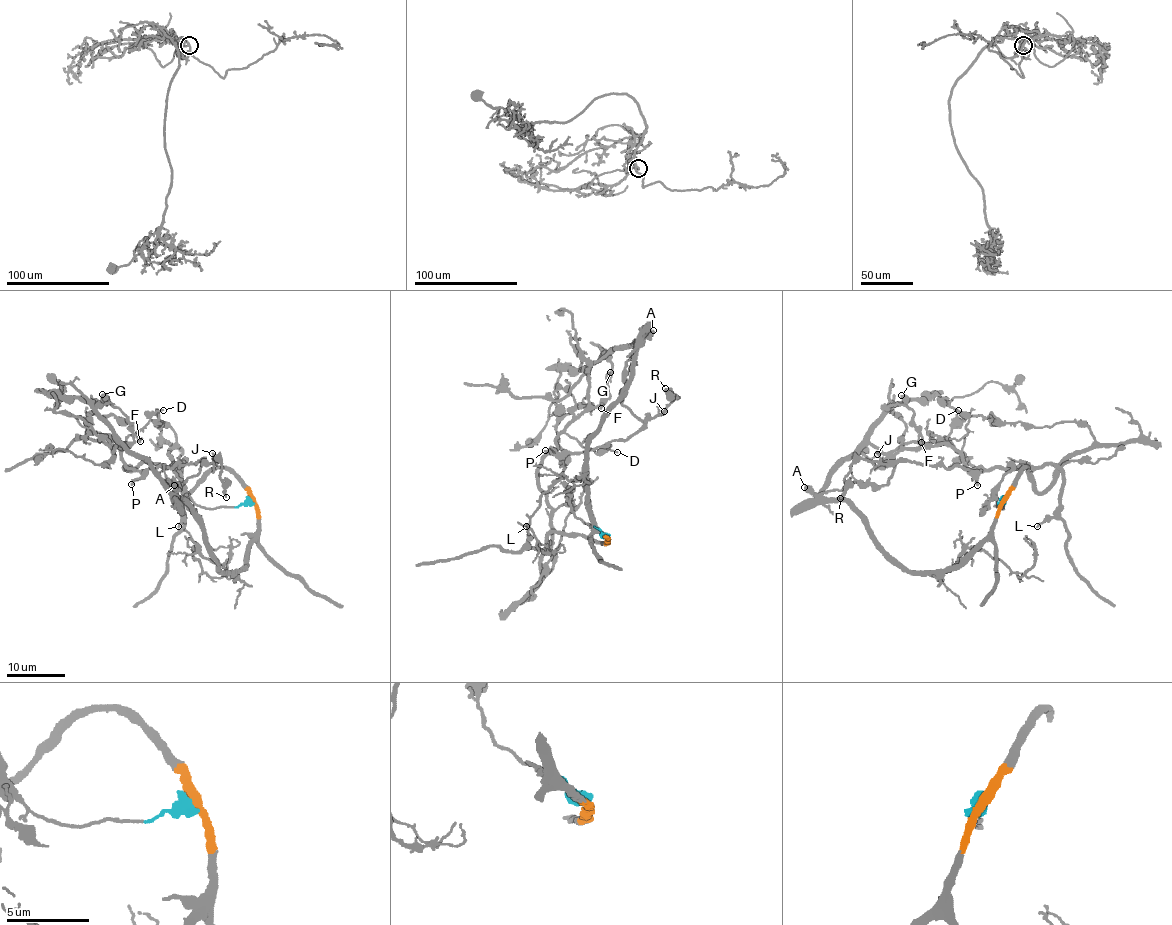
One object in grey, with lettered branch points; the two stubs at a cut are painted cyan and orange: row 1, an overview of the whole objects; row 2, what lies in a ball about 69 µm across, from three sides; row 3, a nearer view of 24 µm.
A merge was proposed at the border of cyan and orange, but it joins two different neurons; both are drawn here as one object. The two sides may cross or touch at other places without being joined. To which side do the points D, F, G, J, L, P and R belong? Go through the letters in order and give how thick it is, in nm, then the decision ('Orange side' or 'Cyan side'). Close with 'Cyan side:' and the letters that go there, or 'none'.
D: Thickness 100 nm. Cyan side
F: Thickness 130 nm. Cyan side
G: Thickness 550 nm. Cyan side
J: Thickness 120 nm. Cyan side
L: Thickness 120 nm. Cyan side
P: Thickness 180 nm. Cyan side
R: Thickness 200 nm. Cyan side
Cyan side: D, F, G, J, L, P, R

